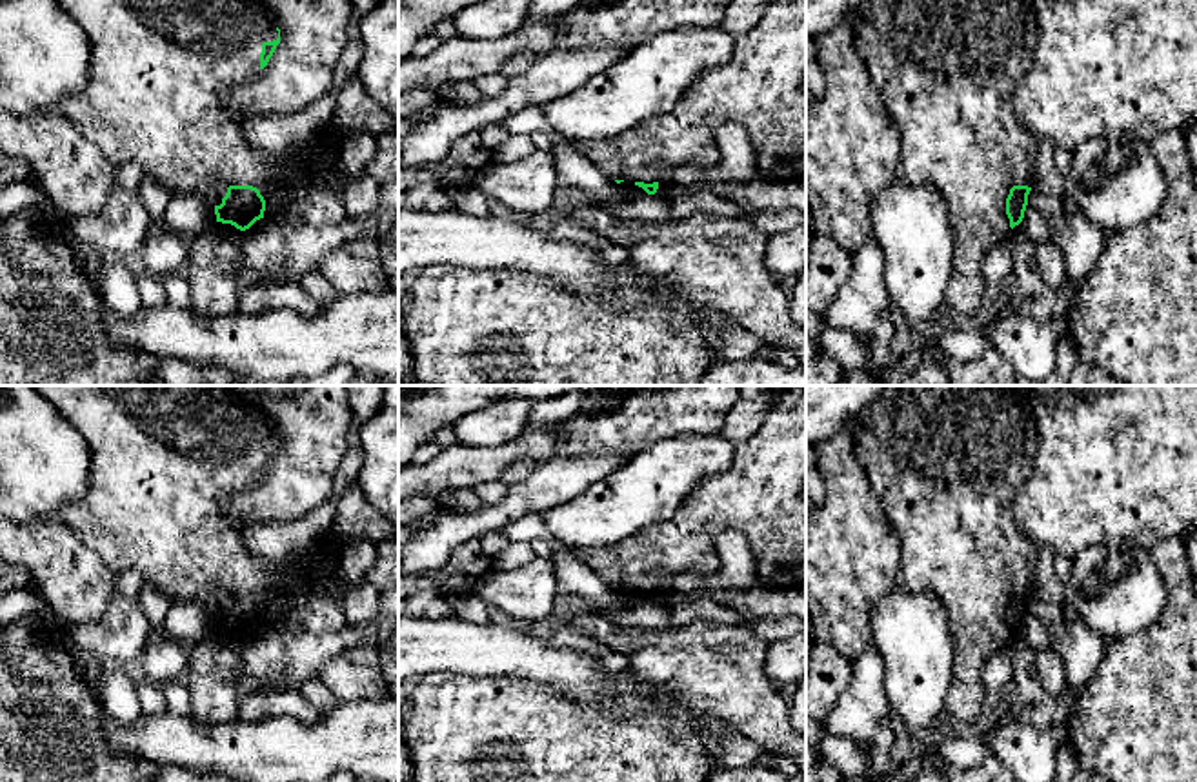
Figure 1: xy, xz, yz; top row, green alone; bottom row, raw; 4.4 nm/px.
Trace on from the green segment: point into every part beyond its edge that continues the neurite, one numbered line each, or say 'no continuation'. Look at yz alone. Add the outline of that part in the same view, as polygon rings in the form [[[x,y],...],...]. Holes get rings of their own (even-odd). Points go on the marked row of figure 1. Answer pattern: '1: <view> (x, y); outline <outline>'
1: yz (946, 70); outline [[[864,0],[859,7],[857,51],[900,131],[897,180],[913,187],[935,185],[948,204],[955,262],[944,302],[962,322],[973,318],[984,302],[984,256],[1011,231],[1006,215],[1010,189],[1031,185],[1037,135],[1021,124],[1011,96],[1033,62],[1037,42],[1037,13],[1030,0]]]

